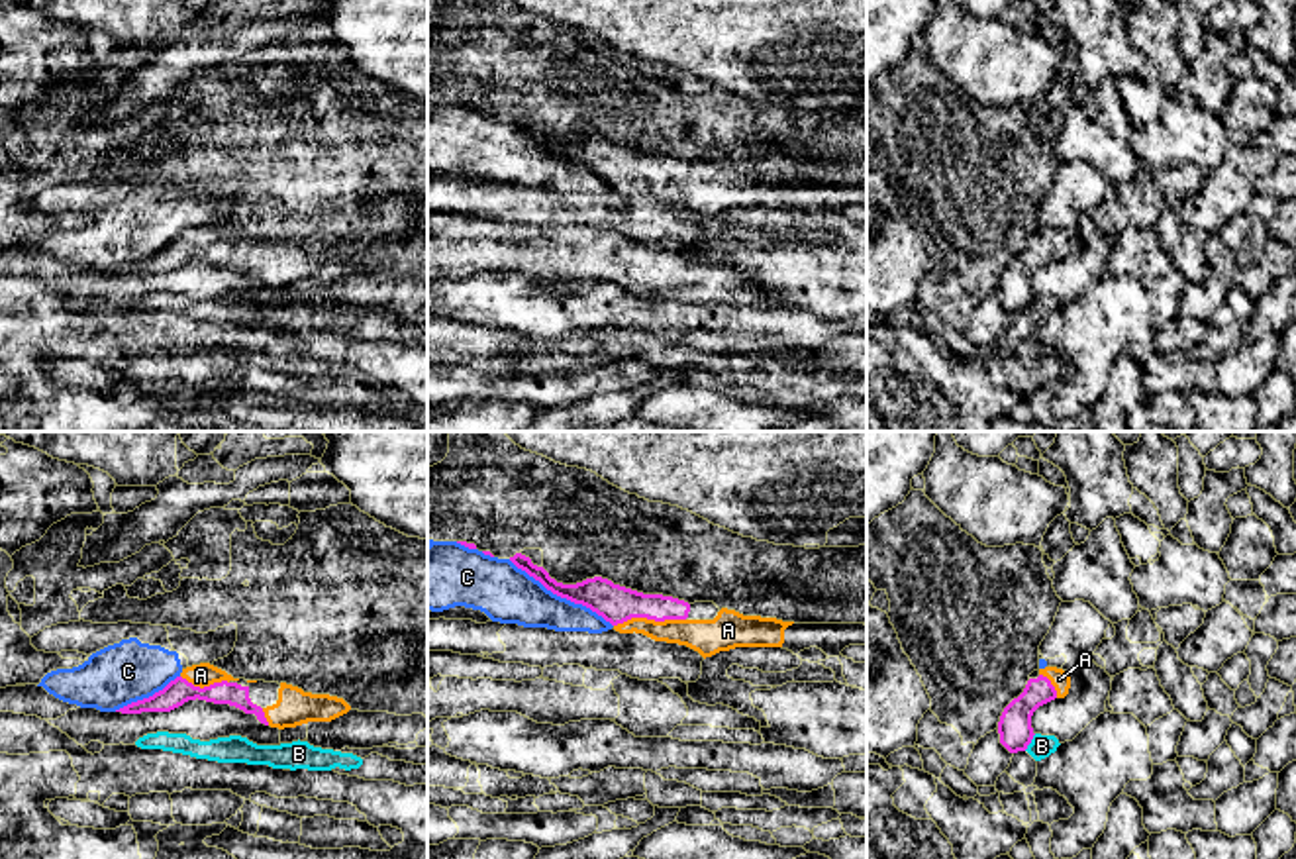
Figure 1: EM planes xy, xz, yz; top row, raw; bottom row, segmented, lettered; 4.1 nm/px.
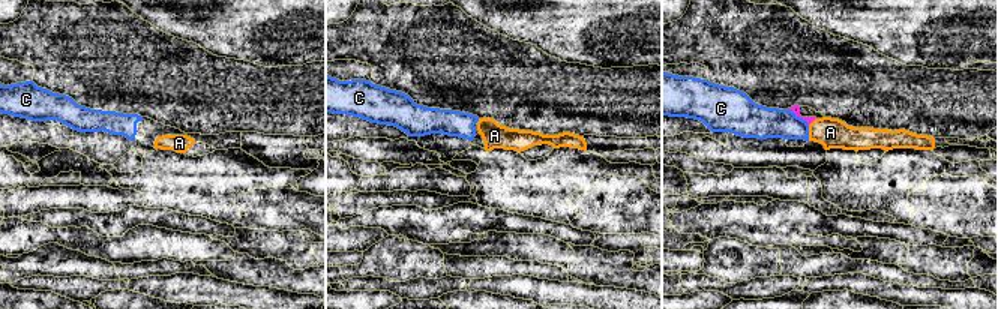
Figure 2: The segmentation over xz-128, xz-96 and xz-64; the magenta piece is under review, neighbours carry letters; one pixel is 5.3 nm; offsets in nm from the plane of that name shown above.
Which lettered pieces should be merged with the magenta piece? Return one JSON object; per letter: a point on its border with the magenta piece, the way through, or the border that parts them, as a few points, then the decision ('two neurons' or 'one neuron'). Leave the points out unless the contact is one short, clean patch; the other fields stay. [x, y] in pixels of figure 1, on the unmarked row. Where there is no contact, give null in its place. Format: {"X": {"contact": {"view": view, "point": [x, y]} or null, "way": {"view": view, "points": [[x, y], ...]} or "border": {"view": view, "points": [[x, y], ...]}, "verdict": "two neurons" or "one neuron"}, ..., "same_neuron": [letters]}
{"A": {"contact": {"view": "xz", "point": [649, 179]}, "way": {"view": "xz", "points": [[616, 165], [649, 179], [706, 197]]}, "verdict": "one neuron"}, "B": {"contact": {"view": "yz", "point": [1030, 303]}, "border": {"view": "yz", "points": [[1036, 295], [1024, 310]]}, "verdict": "two neurons"}, "C": {"contact": {"view": "xz", "point": [561, 157]}, "verdict": "two neurons"}, "same_neuron": ["A"]}

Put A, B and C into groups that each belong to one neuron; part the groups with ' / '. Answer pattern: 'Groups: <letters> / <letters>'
Groups: A / B / C

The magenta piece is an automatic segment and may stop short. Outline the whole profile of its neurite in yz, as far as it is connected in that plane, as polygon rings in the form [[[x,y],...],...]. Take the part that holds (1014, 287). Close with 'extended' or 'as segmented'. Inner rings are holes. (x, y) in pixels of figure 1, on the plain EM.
[[[1057,227],[1039,229],[1039,237],[1029,239],[1023,253],[1004,269],[998,282],[1000,304],[1010,314],[1025,312],[1035,296],[1033,273],[1055,259],[1065,259],[1069,249],[1071,233]]] | extended

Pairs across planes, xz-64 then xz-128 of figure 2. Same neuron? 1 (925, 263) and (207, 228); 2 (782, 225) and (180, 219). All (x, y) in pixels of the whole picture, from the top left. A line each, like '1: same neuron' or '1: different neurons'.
1: different neurons
2: same neuron

